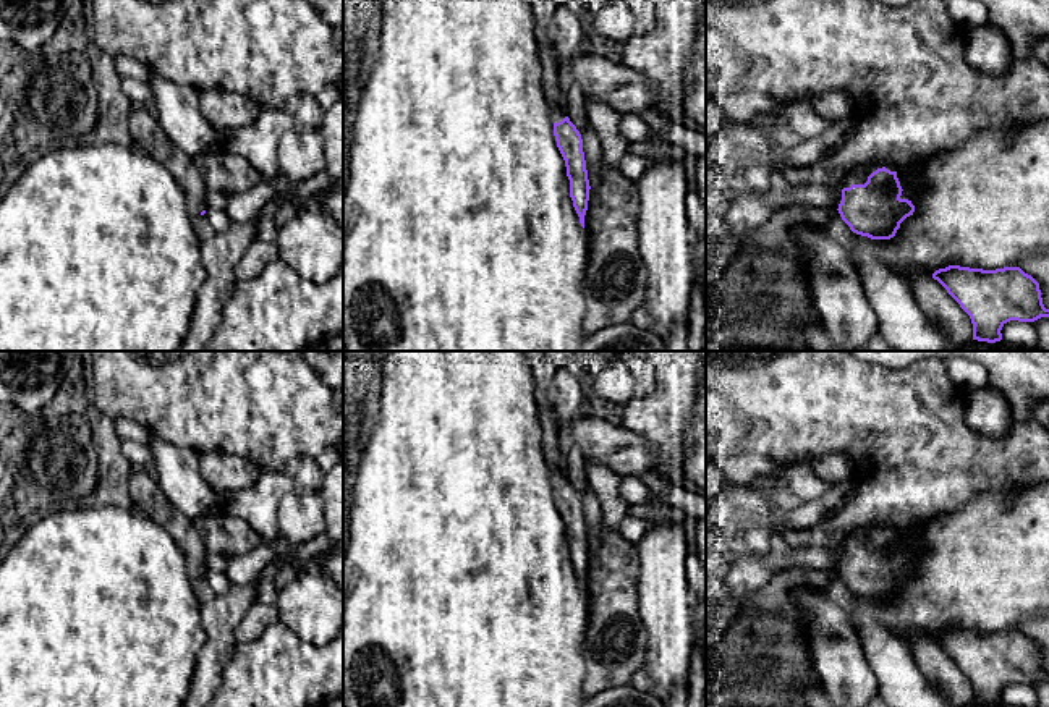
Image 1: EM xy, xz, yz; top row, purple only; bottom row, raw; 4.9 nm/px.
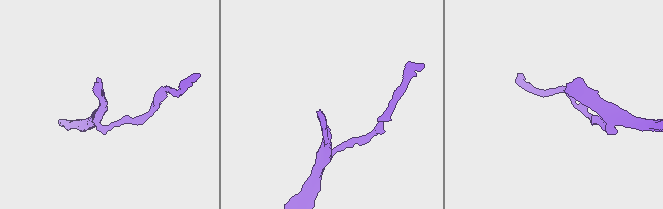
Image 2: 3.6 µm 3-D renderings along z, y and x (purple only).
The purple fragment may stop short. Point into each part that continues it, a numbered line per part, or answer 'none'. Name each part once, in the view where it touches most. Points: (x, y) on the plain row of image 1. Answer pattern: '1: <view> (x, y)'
1: yz (860, 537)

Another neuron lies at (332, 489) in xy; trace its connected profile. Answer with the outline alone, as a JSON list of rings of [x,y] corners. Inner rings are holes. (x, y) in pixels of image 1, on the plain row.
[[[343,458],[324,474],[321,493],[327,529],[322,536],[295,545],[291,550],[295,558],[321,558],[329,550],[337,548],[337,542],[343,536]]]

